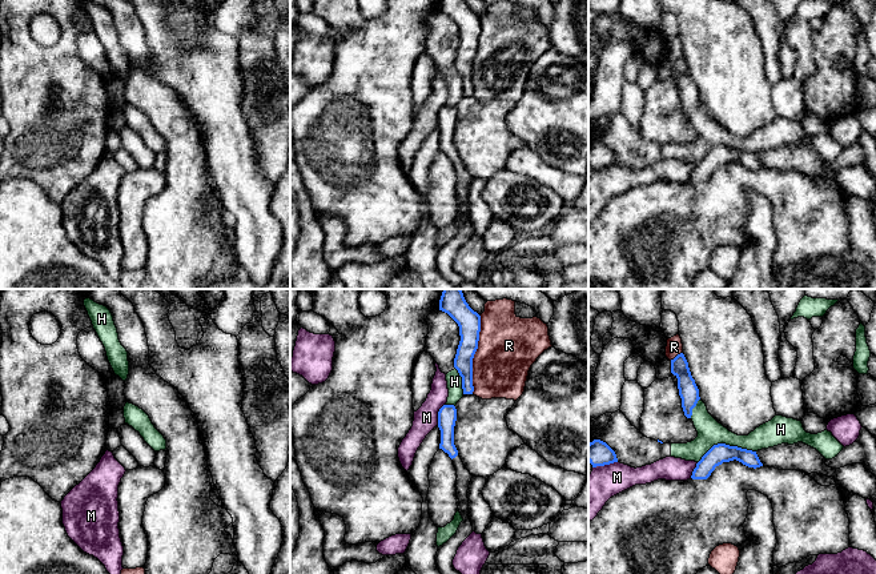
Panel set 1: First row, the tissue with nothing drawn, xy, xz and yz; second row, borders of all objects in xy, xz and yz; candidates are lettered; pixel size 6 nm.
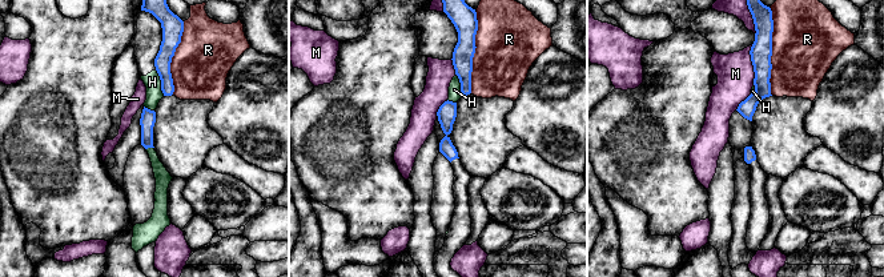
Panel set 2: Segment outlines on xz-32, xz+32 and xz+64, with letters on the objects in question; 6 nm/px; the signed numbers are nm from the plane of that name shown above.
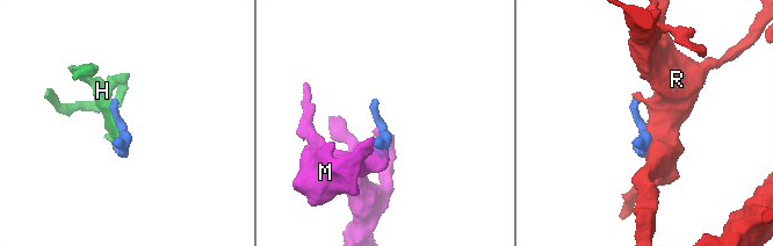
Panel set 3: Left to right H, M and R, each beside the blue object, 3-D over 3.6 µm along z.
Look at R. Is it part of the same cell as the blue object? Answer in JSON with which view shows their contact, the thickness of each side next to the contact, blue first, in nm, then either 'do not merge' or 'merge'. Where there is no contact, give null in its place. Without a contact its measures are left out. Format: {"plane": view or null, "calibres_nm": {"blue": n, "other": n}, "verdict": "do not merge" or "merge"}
{"plane": "xz", "calibres_nm": {"blue": 140, "other": 360}, "verdict": "do not merge"}

